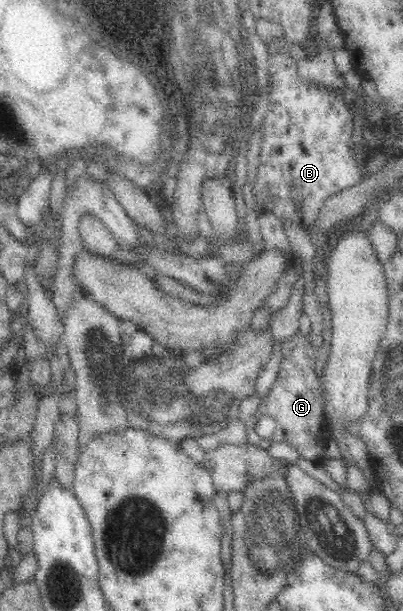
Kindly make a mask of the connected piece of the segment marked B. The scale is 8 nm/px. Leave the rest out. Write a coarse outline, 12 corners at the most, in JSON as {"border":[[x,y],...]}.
{"border":[[268,57],[252,193],[305,227],[363,180],[354,116]]}

